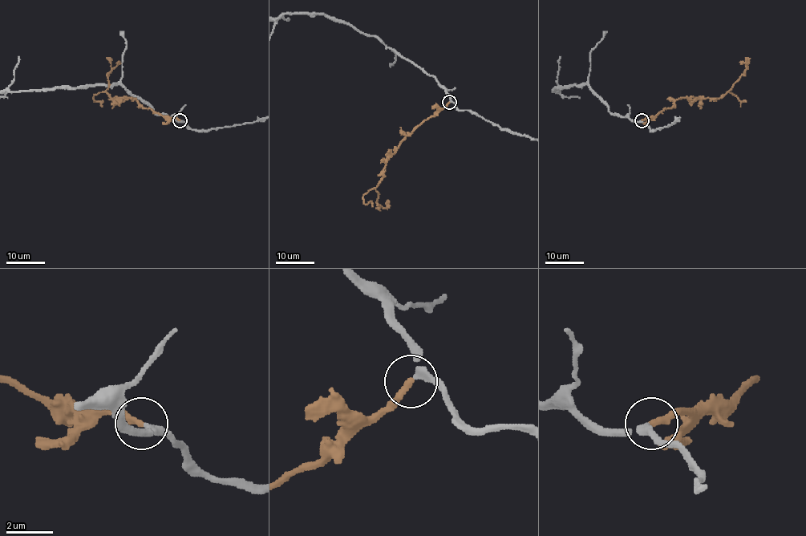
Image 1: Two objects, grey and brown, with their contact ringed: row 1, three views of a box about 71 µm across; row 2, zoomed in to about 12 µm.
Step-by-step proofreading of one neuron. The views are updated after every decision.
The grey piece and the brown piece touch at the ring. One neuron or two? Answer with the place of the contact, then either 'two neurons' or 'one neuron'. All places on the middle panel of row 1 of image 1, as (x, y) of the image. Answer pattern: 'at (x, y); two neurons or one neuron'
at (449, 102); one neuron

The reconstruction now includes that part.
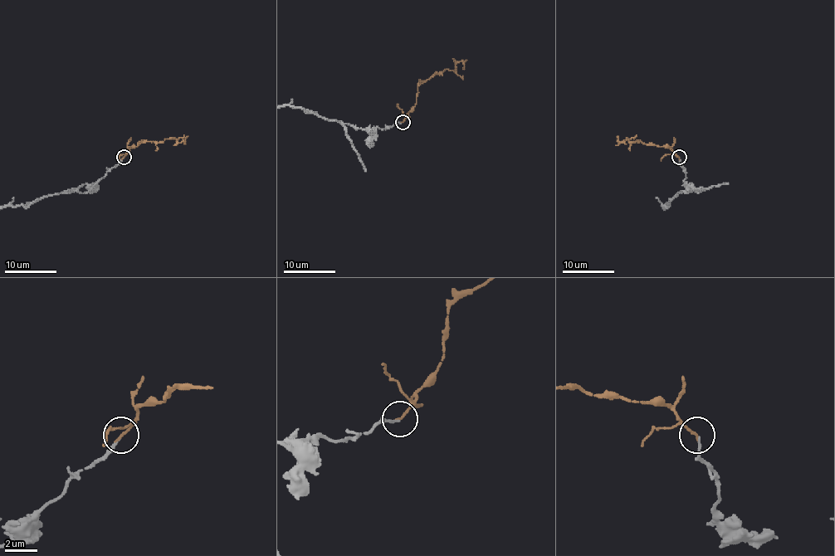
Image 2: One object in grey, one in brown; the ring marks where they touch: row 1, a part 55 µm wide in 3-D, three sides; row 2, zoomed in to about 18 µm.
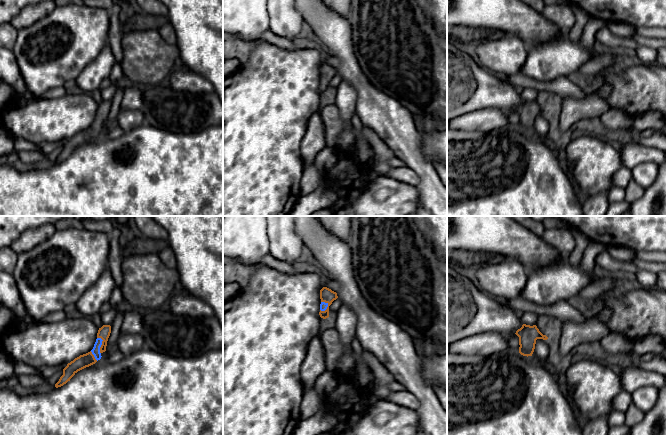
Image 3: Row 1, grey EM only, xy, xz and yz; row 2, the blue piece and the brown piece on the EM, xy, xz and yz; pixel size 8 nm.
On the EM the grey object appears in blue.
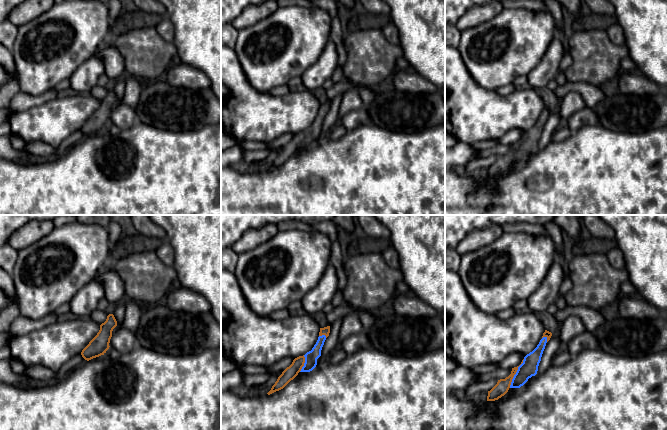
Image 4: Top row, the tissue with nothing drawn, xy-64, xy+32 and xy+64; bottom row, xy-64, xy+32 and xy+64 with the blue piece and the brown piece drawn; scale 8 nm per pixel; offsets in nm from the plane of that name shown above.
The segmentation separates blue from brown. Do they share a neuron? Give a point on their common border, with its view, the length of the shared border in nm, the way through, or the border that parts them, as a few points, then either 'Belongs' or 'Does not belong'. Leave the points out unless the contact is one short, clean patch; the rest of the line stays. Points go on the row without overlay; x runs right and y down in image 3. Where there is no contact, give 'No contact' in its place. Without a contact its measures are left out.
Touches blue at xy (101, 120). Shared border 140 nm. Belongs

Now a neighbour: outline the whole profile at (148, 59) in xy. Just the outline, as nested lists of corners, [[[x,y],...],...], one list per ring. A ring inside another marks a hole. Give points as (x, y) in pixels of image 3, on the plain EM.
[[[133,30],[122,36],[124,82],[141,88],[159,85],[180,58],[176,45],[167,43],[158,30]]]

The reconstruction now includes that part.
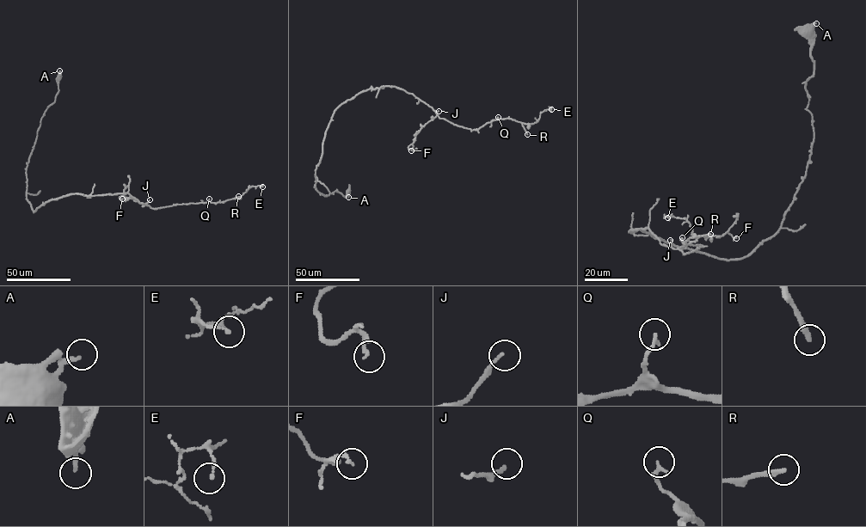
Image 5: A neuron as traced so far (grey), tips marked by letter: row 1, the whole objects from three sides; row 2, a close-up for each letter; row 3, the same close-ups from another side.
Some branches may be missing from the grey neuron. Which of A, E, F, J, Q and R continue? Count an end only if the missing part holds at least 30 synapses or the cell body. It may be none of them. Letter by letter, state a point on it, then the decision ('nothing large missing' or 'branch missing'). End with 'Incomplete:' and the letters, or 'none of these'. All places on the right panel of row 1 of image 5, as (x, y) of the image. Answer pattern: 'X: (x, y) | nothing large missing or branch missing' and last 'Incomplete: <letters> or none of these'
A: (816, 23) | nothing large missing
E: (667, 217) | nothing large missing
F: (736, 238) | nothing large missing
J: (670, 240) | nothing large missing
Q: (682, 237) | nothing large missing
R: (710, 234) | branch missing
Incomplete: R

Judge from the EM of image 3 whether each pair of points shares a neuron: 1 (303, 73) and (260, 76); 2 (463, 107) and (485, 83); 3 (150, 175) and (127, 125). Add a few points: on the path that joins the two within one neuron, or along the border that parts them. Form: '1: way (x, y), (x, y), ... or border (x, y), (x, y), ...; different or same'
1: way (292, 76), (271, 76); same
2: way (470, 103), (483, 90); same
3: border (145, 123), (124, 132); different

